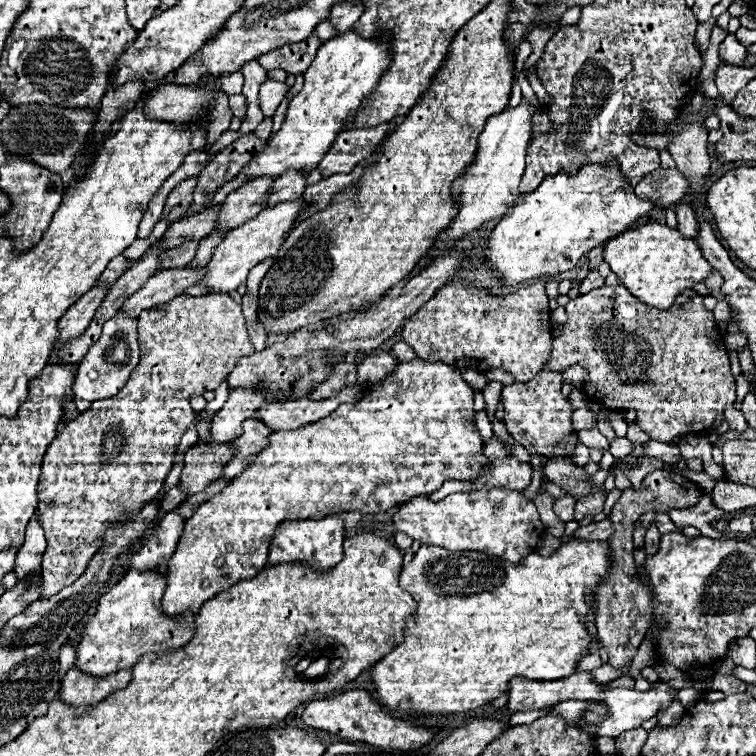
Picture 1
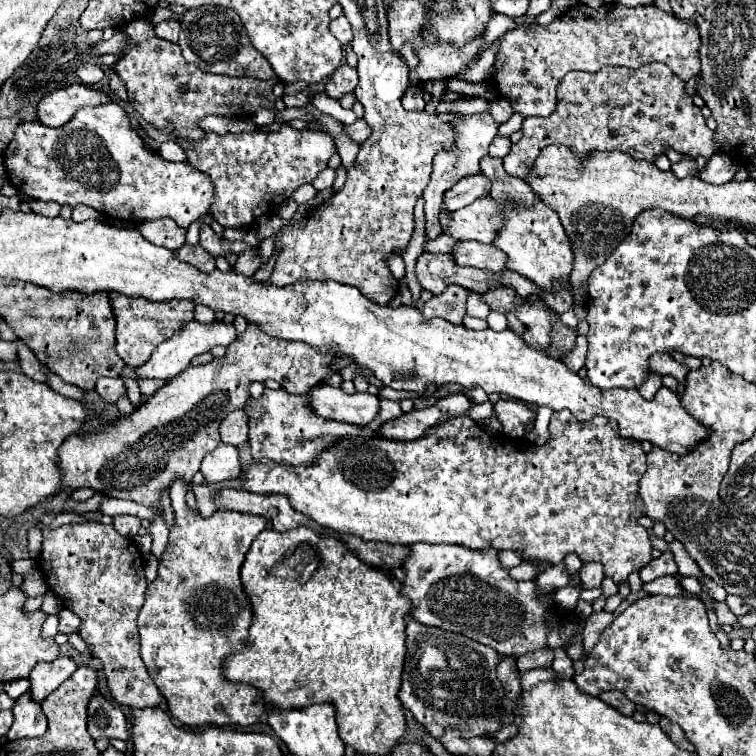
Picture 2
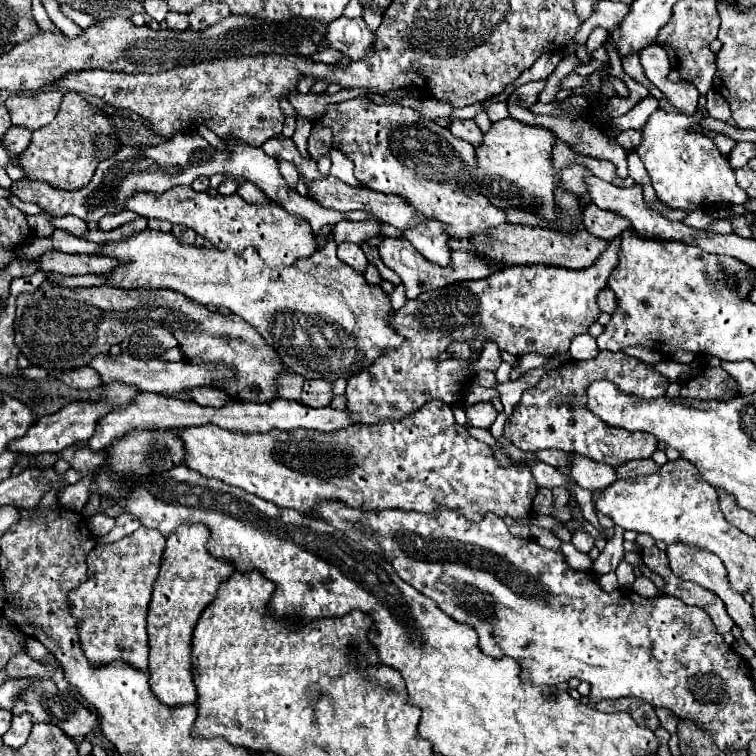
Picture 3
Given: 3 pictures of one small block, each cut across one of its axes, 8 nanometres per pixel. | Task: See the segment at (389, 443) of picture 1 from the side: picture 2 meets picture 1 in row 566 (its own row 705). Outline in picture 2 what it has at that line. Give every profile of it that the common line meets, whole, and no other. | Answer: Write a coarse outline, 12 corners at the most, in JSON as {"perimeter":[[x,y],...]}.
{"perimeter":[[186,506],[138,616],[140,656],[184,726],[250,726],[258,690],[240,566],[266,518]]}

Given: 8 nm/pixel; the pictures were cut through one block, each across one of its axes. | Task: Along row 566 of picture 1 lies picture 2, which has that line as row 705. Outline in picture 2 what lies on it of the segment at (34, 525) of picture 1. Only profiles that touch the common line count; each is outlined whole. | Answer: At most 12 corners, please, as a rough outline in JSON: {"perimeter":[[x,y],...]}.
{"perimeter":[[30,694],[14,702],[8,740],[40,738],[46,716]]}

